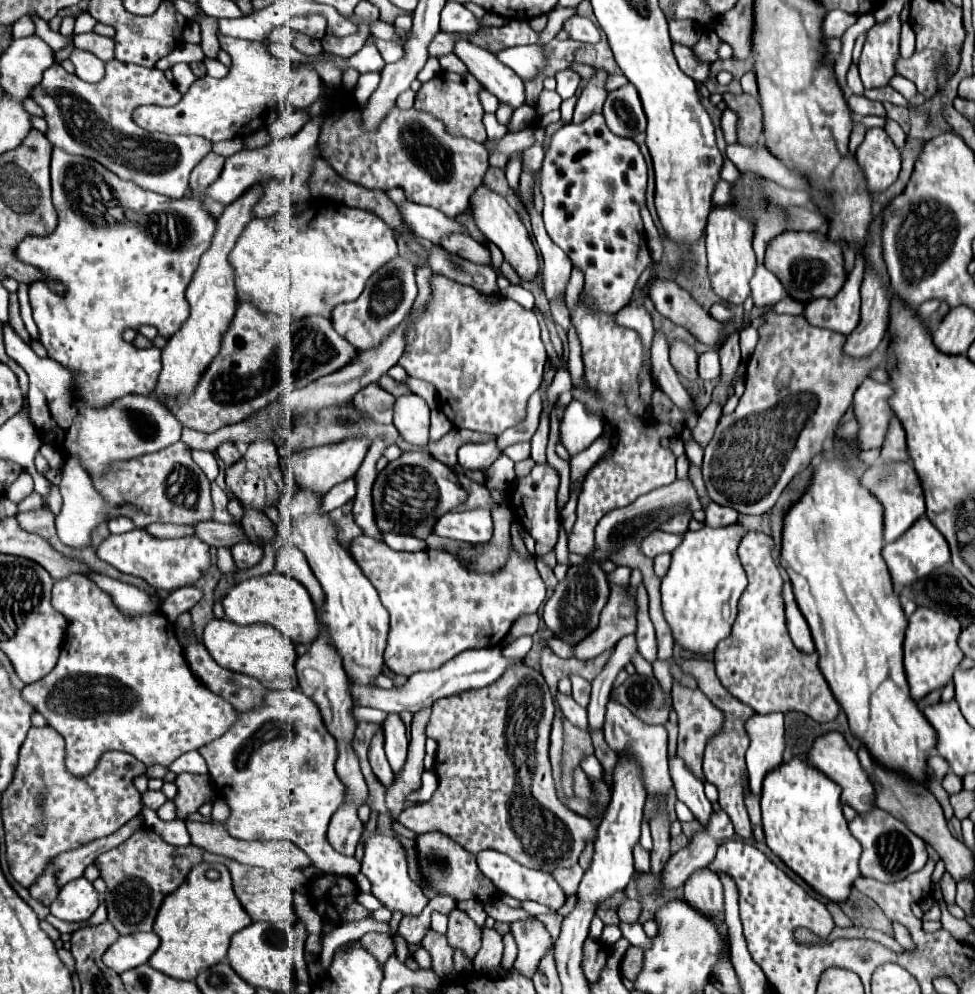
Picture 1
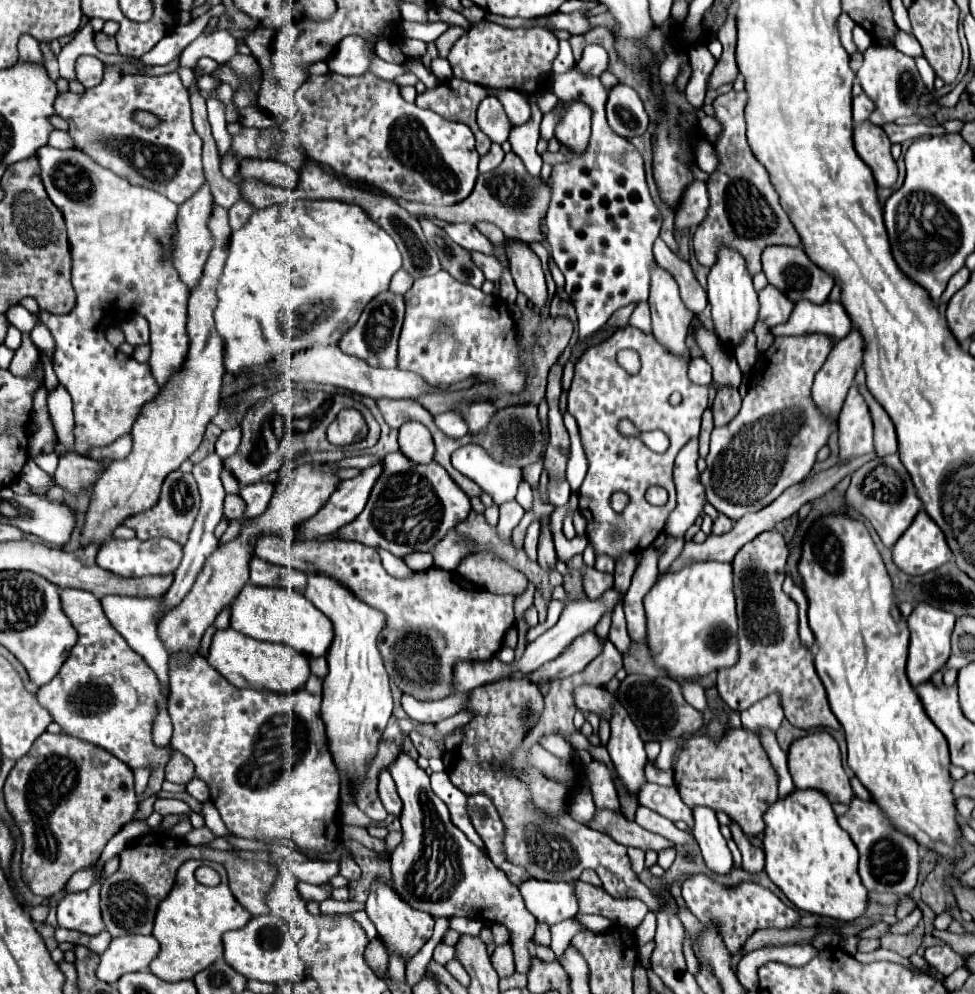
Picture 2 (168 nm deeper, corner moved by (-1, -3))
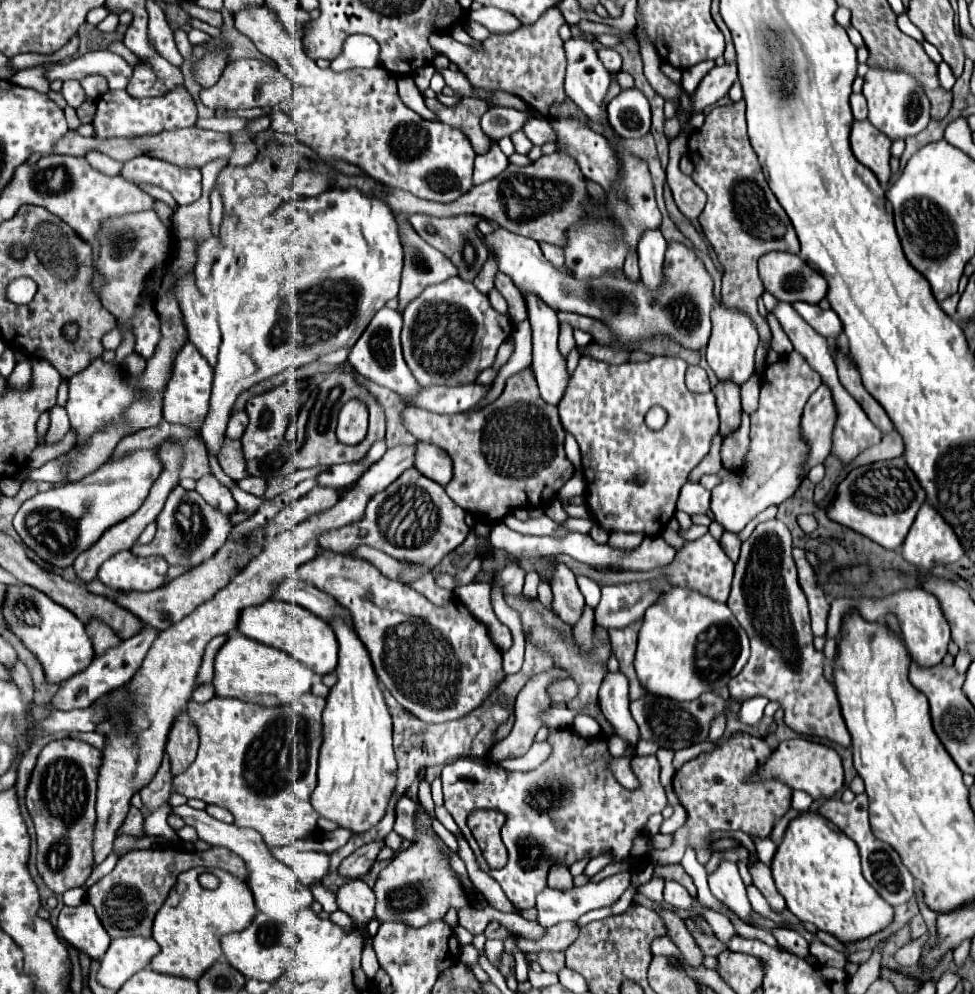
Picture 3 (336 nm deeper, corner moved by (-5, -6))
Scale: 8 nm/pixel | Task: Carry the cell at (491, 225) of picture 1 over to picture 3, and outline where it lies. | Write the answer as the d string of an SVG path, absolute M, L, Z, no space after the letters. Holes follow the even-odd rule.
M524 293L524 299L526 299L526 307L528 307L528 319L532 325L532 343L534 343L532 371L534 371L534 377L538 381L542 399L550 405L558 405L562 395L564 395L564 389L568 385L566 361L558 351L558 327L560 327L560 323L556 319L556 311L550 305L542 303L542 299L538 299L536 295L528 295L528 293Z

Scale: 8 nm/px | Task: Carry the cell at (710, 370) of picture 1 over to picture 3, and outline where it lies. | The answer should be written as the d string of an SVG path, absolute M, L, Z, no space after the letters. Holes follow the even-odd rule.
M692 365L686 371L686 387L694 393L708 393L710 391L710 381L708 381L708 373L706 369L702 369L700 365Z

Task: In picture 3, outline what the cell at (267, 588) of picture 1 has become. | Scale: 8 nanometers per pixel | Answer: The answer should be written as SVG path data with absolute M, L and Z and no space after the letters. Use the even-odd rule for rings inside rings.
M268 599L266 603L260 603L260 605L254 605L242 611L238 619L238 631L254 641L286 651L288 655L292 655L296 661L304 663L318 675L326 675L336 669L338 641L336 641L332 627L324 619L310 615L310 611L306 611L304 607L292 605L286 601Z

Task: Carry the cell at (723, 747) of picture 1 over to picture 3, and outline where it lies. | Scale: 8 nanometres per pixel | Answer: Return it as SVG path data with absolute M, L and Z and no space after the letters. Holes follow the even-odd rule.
M756 861L756 863L748 863L748 871L750 871L750 877L752 877L752 883L766 897L768 905L776 911L782 911L786 907L786 903L782 901L782 895L778 893L776 885L774 885L774 879L770 875L770 867L764 865L762 861Z

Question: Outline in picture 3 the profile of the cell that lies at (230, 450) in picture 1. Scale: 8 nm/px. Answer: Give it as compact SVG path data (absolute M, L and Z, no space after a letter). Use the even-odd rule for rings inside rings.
M244 411L234 413L234 415L230 417L226 437L228 437L228 439L232 439L232 441L242 439L242 435L244 435L244 431L246 431L246 425L248 425L248 417L246 417L246 413L244 413Z

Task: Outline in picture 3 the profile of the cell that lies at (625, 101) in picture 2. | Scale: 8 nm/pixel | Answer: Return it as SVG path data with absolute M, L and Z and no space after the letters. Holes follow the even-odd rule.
M638 89L620 91L608 103L608 119L620 137L642 137L650 131L650 105Z

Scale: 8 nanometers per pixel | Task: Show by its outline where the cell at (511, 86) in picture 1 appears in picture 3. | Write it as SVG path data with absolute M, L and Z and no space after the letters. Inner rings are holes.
M538 117L526 119L522 131L532 139L534 145L544 145L544 143L548 143L548 141L556 141L550 123L544 123L544 121L538 119Z

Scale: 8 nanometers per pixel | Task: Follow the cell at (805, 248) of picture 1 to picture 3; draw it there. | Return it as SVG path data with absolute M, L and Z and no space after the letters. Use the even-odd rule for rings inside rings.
M782 251L766 253L758 261L758 269L766 291L778 301L820 303L828 293L826 279L798 255Z

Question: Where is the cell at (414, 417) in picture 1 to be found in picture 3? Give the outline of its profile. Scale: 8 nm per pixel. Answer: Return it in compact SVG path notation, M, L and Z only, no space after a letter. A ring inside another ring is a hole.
M416 443L414 467L440 485L446 485L452 479L452 459L434 443Z

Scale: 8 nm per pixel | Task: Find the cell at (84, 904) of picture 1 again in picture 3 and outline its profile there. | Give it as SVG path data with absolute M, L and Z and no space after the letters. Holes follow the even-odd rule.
M90 903L78 907L64 905L58 915L58 931L70 945L88 953L90 959L102 959L110 945L110 937L102 923L98 923L98 915Z

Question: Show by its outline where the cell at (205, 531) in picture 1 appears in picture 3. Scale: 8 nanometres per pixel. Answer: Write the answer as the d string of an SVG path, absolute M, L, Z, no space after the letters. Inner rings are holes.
M324 551L298 567L298 577L350 609L378 679L404 709L426 723L464 717L482 705L504 677L502 651L462 601L452 599L446 607L438 607L410 585L382 575L370 561L334 551Z

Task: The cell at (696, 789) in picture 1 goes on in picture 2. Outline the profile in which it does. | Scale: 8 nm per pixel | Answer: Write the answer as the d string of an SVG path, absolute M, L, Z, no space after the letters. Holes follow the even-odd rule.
M694 808L694 838L702 850L702 858L714 876L726 876L732 870L732 854L720 834L718 818L710 808Z

